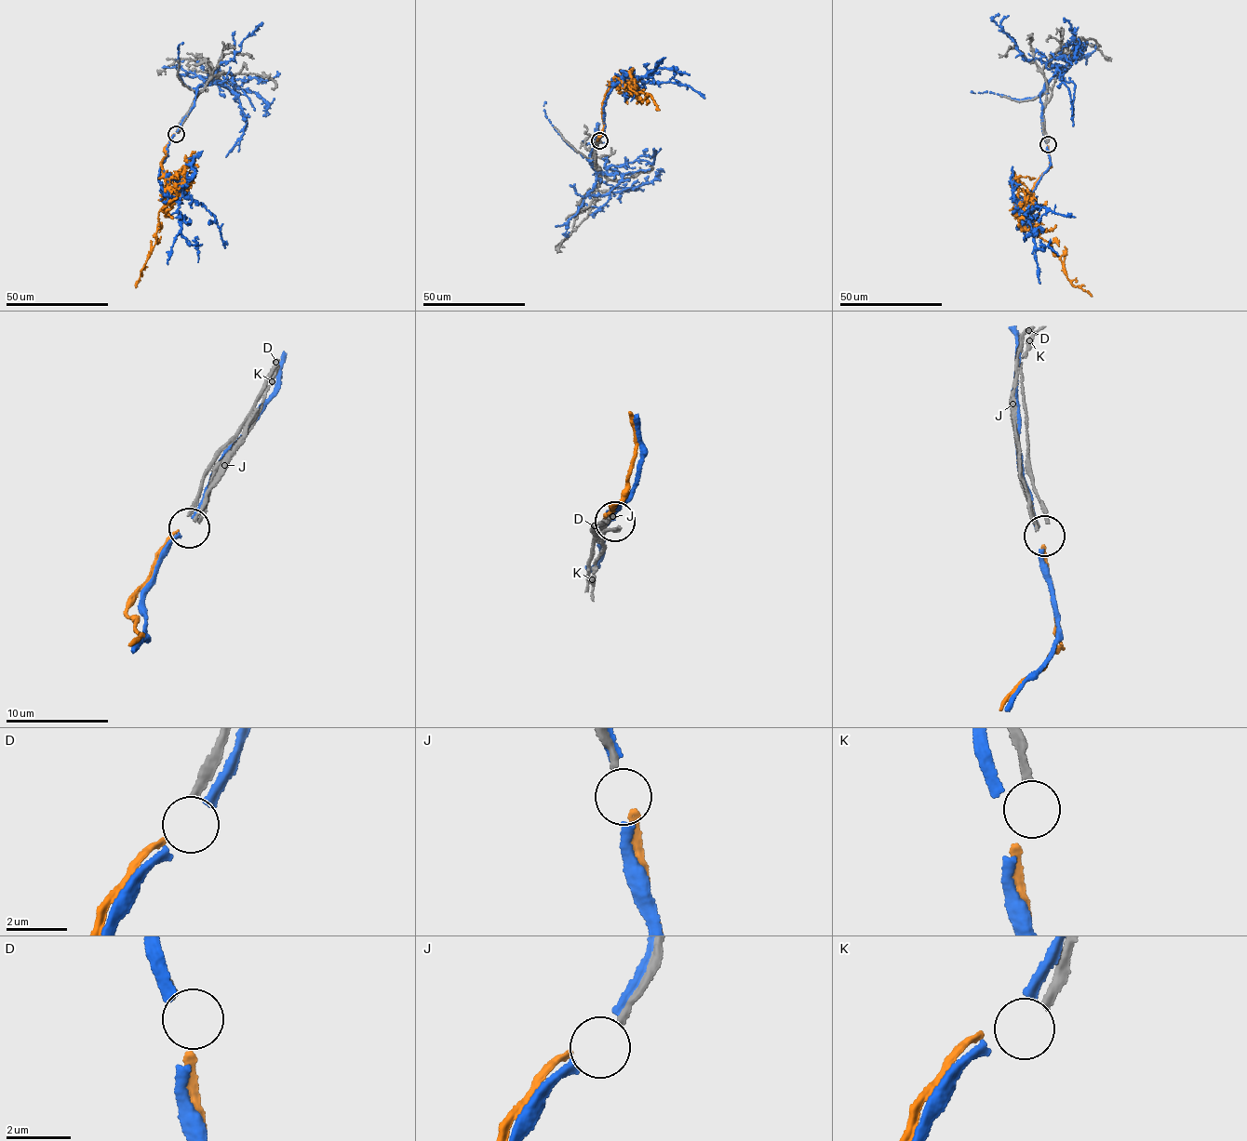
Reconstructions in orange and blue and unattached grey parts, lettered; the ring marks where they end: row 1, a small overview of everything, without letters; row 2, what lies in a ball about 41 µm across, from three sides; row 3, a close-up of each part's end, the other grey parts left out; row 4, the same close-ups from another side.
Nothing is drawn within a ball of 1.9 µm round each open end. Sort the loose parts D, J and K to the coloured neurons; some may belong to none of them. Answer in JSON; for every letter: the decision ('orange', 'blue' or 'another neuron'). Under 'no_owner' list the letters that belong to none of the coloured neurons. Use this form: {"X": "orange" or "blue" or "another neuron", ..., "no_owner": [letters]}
{"D": "orange", "J": "another neuron", "K": "another neuron", "no_owner": ["J", "K"]}

